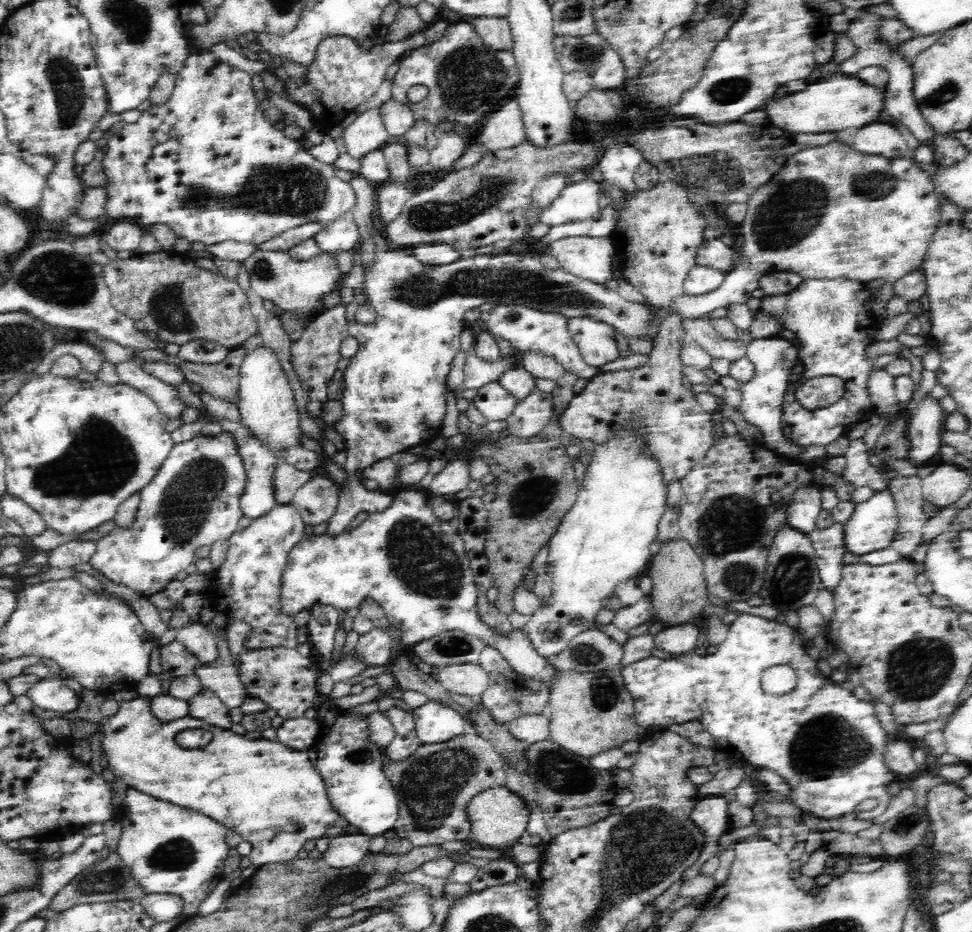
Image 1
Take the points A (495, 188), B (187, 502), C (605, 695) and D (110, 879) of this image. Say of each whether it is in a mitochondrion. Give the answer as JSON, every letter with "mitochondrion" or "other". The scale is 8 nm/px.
{"A":"mitochondrion","B":"mitochondrion","C":"mitochondrion","D":"mitochondrion"}

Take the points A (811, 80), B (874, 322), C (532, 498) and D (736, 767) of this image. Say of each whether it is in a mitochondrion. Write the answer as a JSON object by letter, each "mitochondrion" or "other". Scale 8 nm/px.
{"A":"other","B":"other","C":"mitochondrion","D":"other"}

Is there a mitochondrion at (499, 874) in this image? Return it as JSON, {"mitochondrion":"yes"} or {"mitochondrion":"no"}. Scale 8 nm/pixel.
{"mitochondrion":"yes"}

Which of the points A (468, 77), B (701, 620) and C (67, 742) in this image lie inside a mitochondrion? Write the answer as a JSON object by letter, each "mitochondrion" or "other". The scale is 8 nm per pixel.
{"A":"mitochondrion","B":"other","C":"other"}

